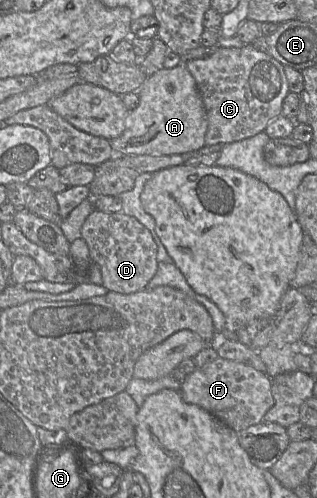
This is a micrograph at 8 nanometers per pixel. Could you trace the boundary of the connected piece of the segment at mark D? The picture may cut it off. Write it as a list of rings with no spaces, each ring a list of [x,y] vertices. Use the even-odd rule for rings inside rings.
[[[95,209],[85,220],[81,236],[89,247],[92,263],[101,269],[102,285],[109,292],[131,294],[146,289],[157,271],[157,245],[151,232],[135,217]]]

